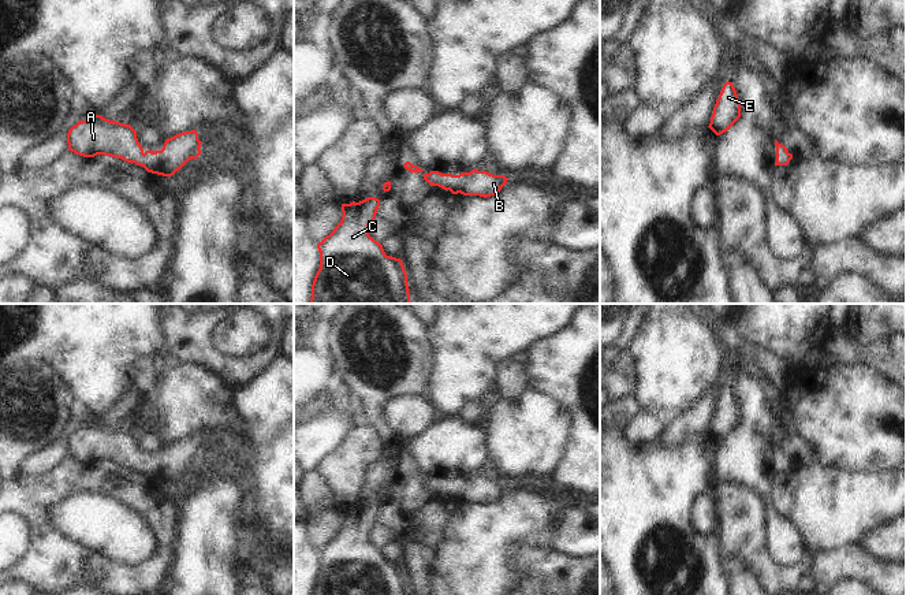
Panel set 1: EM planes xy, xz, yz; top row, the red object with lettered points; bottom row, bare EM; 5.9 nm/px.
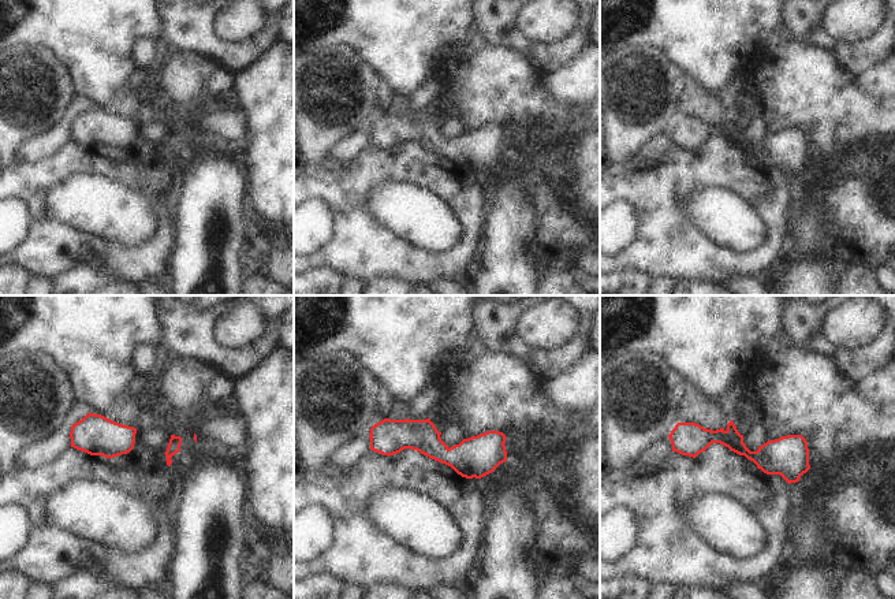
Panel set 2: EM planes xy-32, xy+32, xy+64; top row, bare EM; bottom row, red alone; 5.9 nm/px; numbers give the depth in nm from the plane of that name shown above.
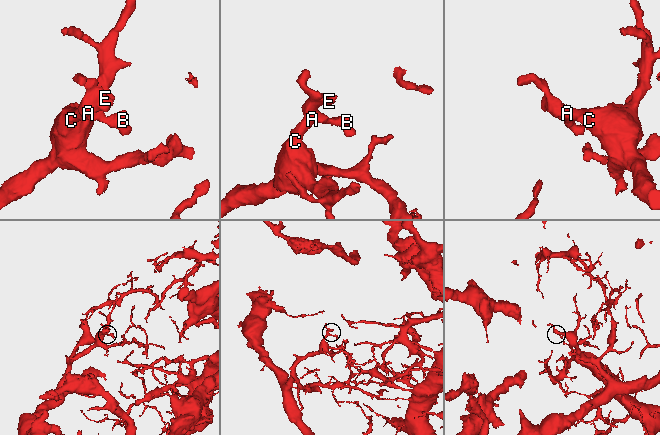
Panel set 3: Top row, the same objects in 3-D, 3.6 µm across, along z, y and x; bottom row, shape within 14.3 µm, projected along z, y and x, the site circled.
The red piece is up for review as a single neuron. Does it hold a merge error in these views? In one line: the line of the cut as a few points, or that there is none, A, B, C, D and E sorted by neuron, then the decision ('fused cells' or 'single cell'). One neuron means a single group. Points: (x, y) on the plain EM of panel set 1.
cut none; groups A B C D E; single cell

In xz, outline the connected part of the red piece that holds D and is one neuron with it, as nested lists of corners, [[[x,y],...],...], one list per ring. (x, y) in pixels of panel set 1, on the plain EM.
[[[380,506],[342,510],[342,527],[317,555],[320,574],[312,595],[409,595],[400,565],[387,562],[369,542]]]

